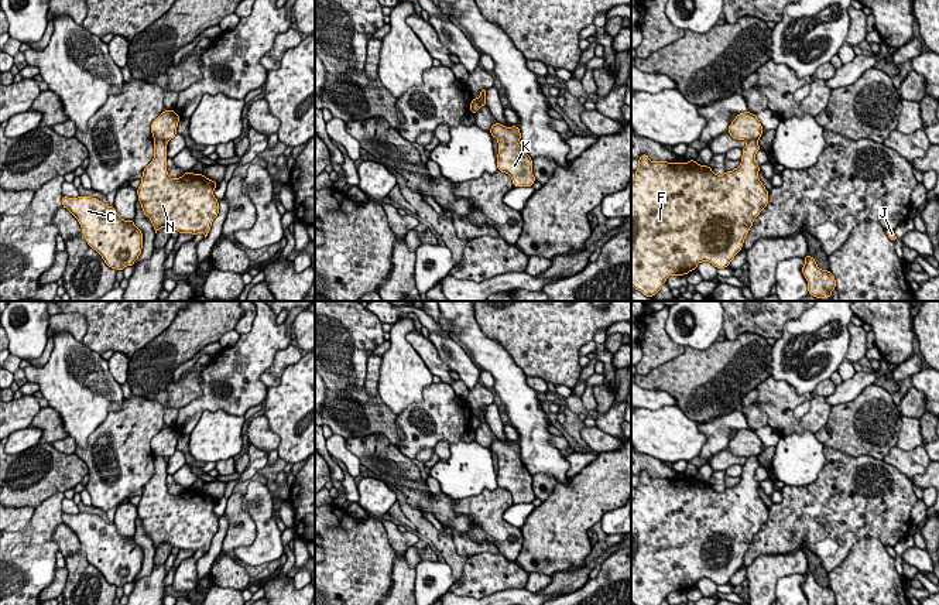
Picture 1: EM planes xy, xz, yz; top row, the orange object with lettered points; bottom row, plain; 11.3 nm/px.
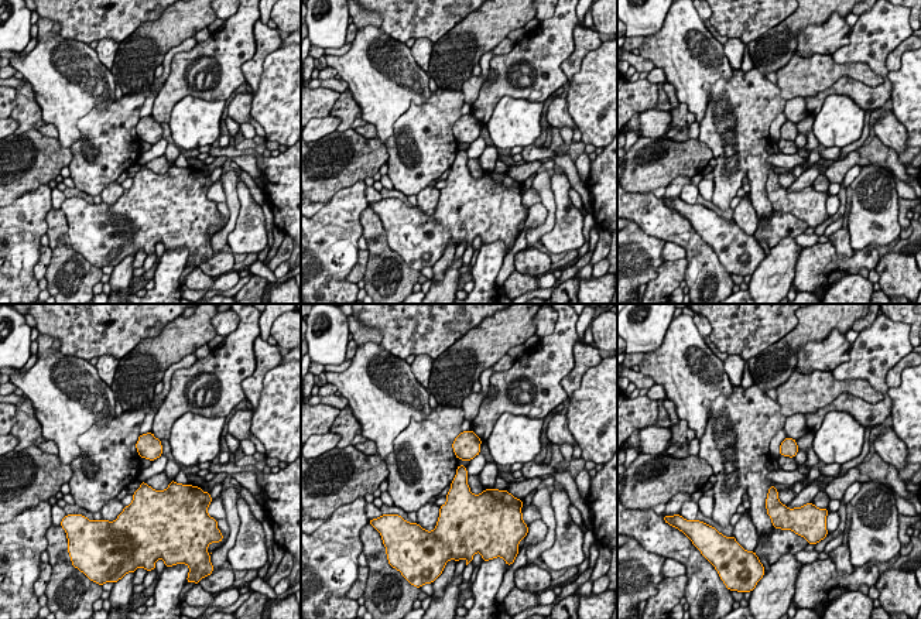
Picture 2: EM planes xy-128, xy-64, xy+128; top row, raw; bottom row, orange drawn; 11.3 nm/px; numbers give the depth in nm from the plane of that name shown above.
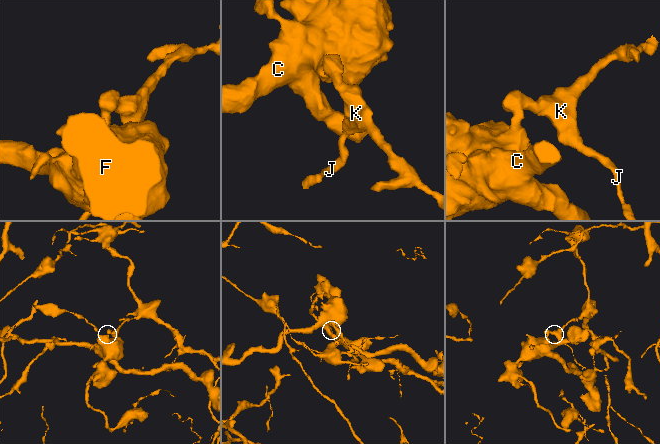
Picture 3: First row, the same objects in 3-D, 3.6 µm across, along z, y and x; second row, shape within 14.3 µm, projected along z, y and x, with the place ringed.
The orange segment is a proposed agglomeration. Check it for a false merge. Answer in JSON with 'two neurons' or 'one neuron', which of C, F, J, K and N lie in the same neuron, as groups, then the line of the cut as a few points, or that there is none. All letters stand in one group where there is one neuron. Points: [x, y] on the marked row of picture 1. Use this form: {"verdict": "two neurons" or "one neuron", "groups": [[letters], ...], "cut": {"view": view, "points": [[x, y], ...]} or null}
{"verdict": "two neurons", "groups": [["C", "F", "N"], ["J", "K"]], "cut": {"view": "xy", "points": [[156, 137], [165, 143]]}}

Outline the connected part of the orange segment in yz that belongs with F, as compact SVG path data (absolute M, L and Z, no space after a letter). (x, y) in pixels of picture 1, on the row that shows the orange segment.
M758 140L746 143L741 164L733 171L716 175L709 165L695 160L688 163L651 161L647 154L638 160L635 178L631 182L631 287L647 297L657 295L669 276L683 276L696 270L700 262L724 269L741 250L754 219L768 204L770 192L758 178L760 165L755 153Z

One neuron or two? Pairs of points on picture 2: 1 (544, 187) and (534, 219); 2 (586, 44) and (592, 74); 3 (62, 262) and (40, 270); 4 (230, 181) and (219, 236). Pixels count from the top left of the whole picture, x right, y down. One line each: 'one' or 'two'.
1: two
2: two
3: two
4: one

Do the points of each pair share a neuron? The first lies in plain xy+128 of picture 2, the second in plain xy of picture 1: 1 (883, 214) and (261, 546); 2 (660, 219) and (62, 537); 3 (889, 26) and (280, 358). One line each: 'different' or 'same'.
1: same
2: same
3: different

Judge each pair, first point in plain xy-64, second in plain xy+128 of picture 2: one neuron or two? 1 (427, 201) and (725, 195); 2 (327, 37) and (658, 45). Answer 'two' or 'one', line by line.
1: two
2: two

